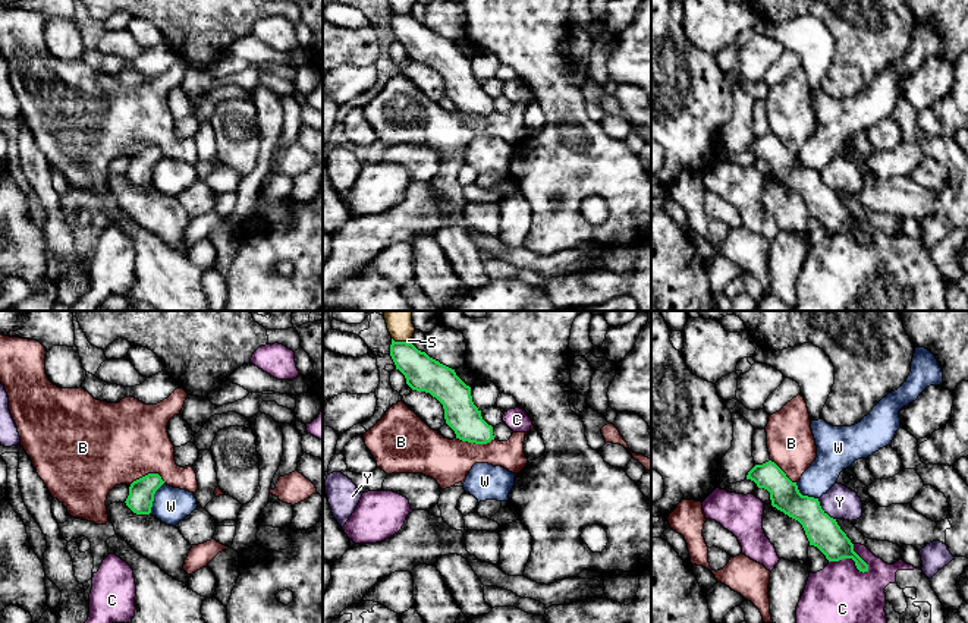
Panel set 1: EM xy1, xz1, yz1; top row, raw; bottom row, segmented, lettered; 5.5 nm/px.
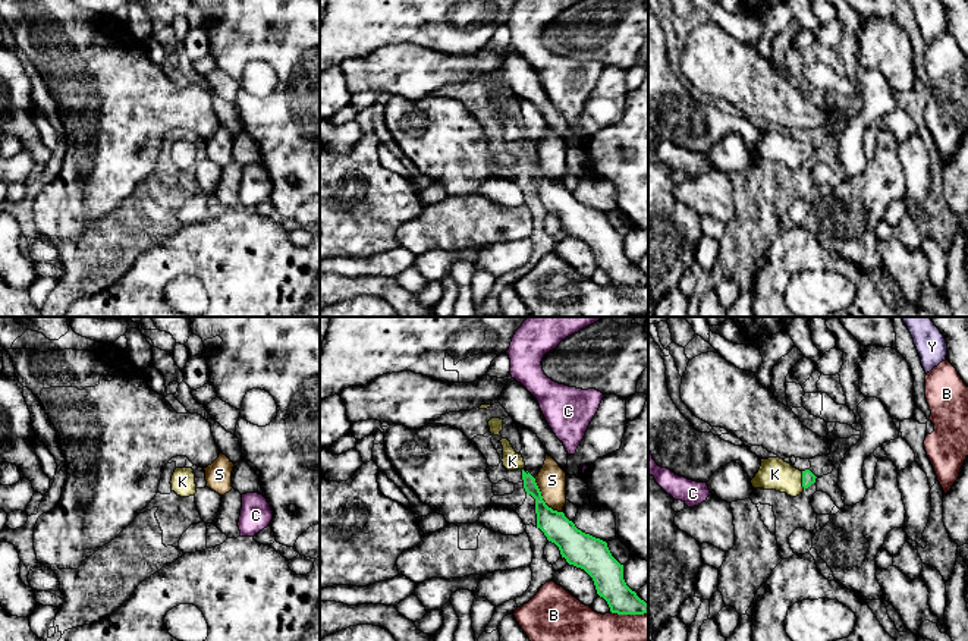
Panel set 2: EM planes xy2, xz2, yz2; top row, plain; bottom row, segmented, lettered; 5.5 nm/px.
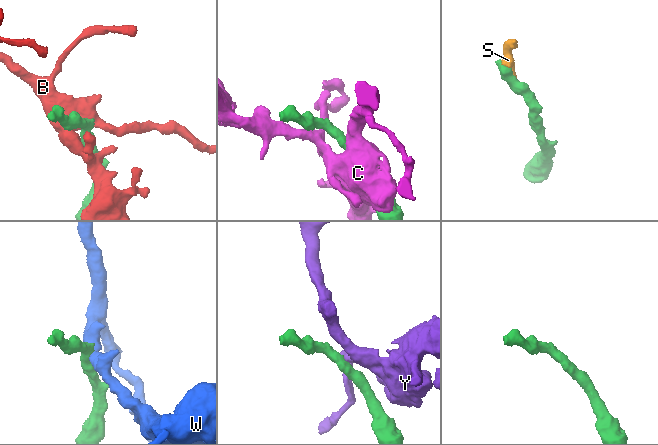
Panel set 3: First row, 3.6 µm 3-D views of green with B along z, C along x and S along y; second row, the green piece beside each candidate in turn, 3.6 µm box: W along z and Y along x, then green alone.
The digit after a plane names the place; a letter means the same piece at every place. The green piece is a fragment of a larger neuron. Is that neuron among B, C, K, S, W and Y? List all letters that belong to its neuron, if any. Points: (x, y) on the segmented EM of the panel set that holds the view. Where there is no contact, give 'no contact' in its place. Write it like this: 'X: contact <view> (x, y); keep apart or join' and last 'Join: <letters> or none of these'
B: contact xy1 (145, 475); keep apart
C: contact yz1 (851, 557); keep apart
K: contact yz2 (802, 480); join
S: contact xz2 (541, 499); keep apart
W: contact xy1 (153, 497); keep apart
Y: contact yz1 (823, 510); keep apart
Join: K

